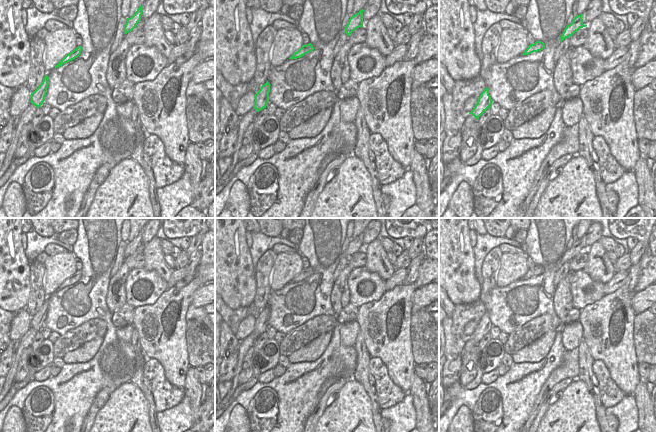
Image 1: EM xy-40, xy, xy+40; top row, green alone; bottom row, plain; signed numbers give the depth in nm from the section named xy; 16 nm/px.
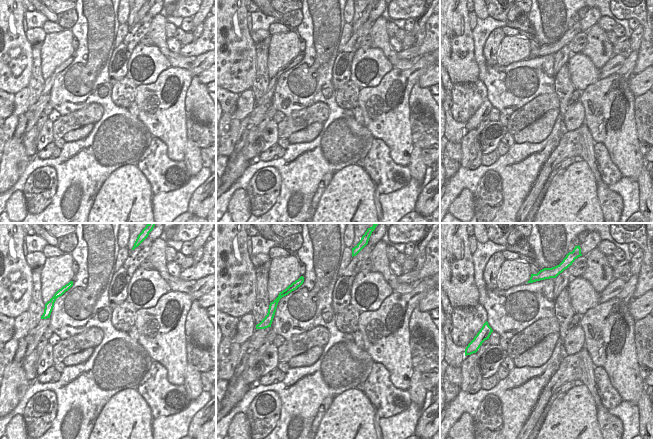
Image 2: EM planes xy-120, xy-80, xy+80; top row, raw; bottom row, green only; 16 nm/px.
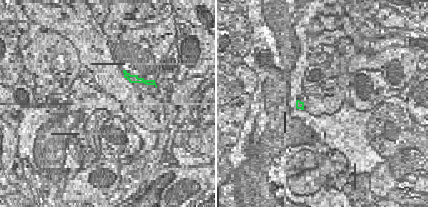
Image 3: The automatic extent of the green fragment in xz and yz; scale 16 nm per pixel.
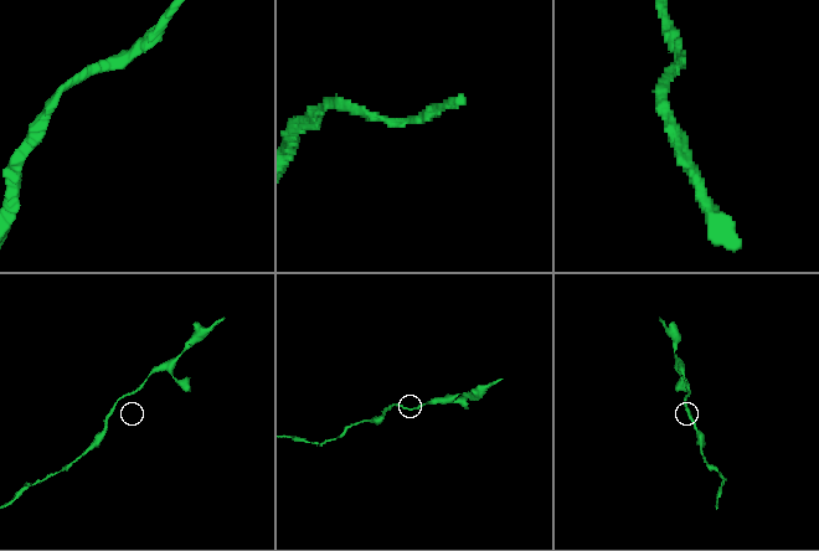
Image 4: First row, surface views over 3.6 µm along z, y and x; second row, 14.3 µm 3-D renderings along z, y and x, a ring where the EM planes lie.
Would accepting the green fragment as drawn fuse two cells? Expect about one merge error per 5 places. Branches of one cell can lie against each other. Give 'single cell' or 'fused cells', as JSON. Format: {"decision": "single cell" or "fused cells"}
{"decision": "single cell"}

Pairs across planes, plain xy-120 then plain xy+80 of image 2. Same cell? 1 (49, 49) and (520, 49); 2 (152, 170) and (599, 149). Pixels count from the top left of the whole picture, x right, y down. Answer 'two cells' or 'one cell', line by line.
1: one cell
2: one cell

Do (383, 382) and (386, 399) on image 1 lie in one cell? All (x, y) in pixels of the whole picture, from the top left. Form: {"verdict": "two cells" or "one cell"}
{"verdict": "one cell"}

